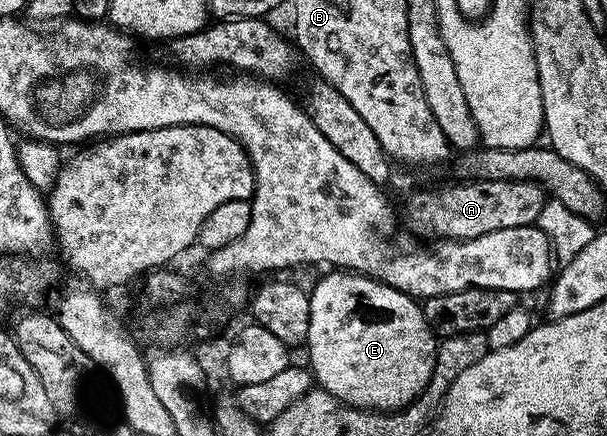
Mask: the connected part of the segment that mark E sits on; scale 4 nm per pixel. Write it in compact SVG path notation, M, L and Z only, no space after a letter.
M331 270L328 273L328 276L321 277L316 282L315 289L310 289L309 292L311 301L309 302L309 334L307 335L306 348L311 359L309 371L314 383L318 387L324 388L329 394L336 396L338 400L344 400L346 404L351 404L355 408L370 408L376 412L397 412L399 409L411 405L427 390L428 384L431 381L431 375L435 370L435 353L437 351L436 333L431 331L420 301L401 290L390 288L388 284L383 284L380 280L373 280L371 277L357 272Z

